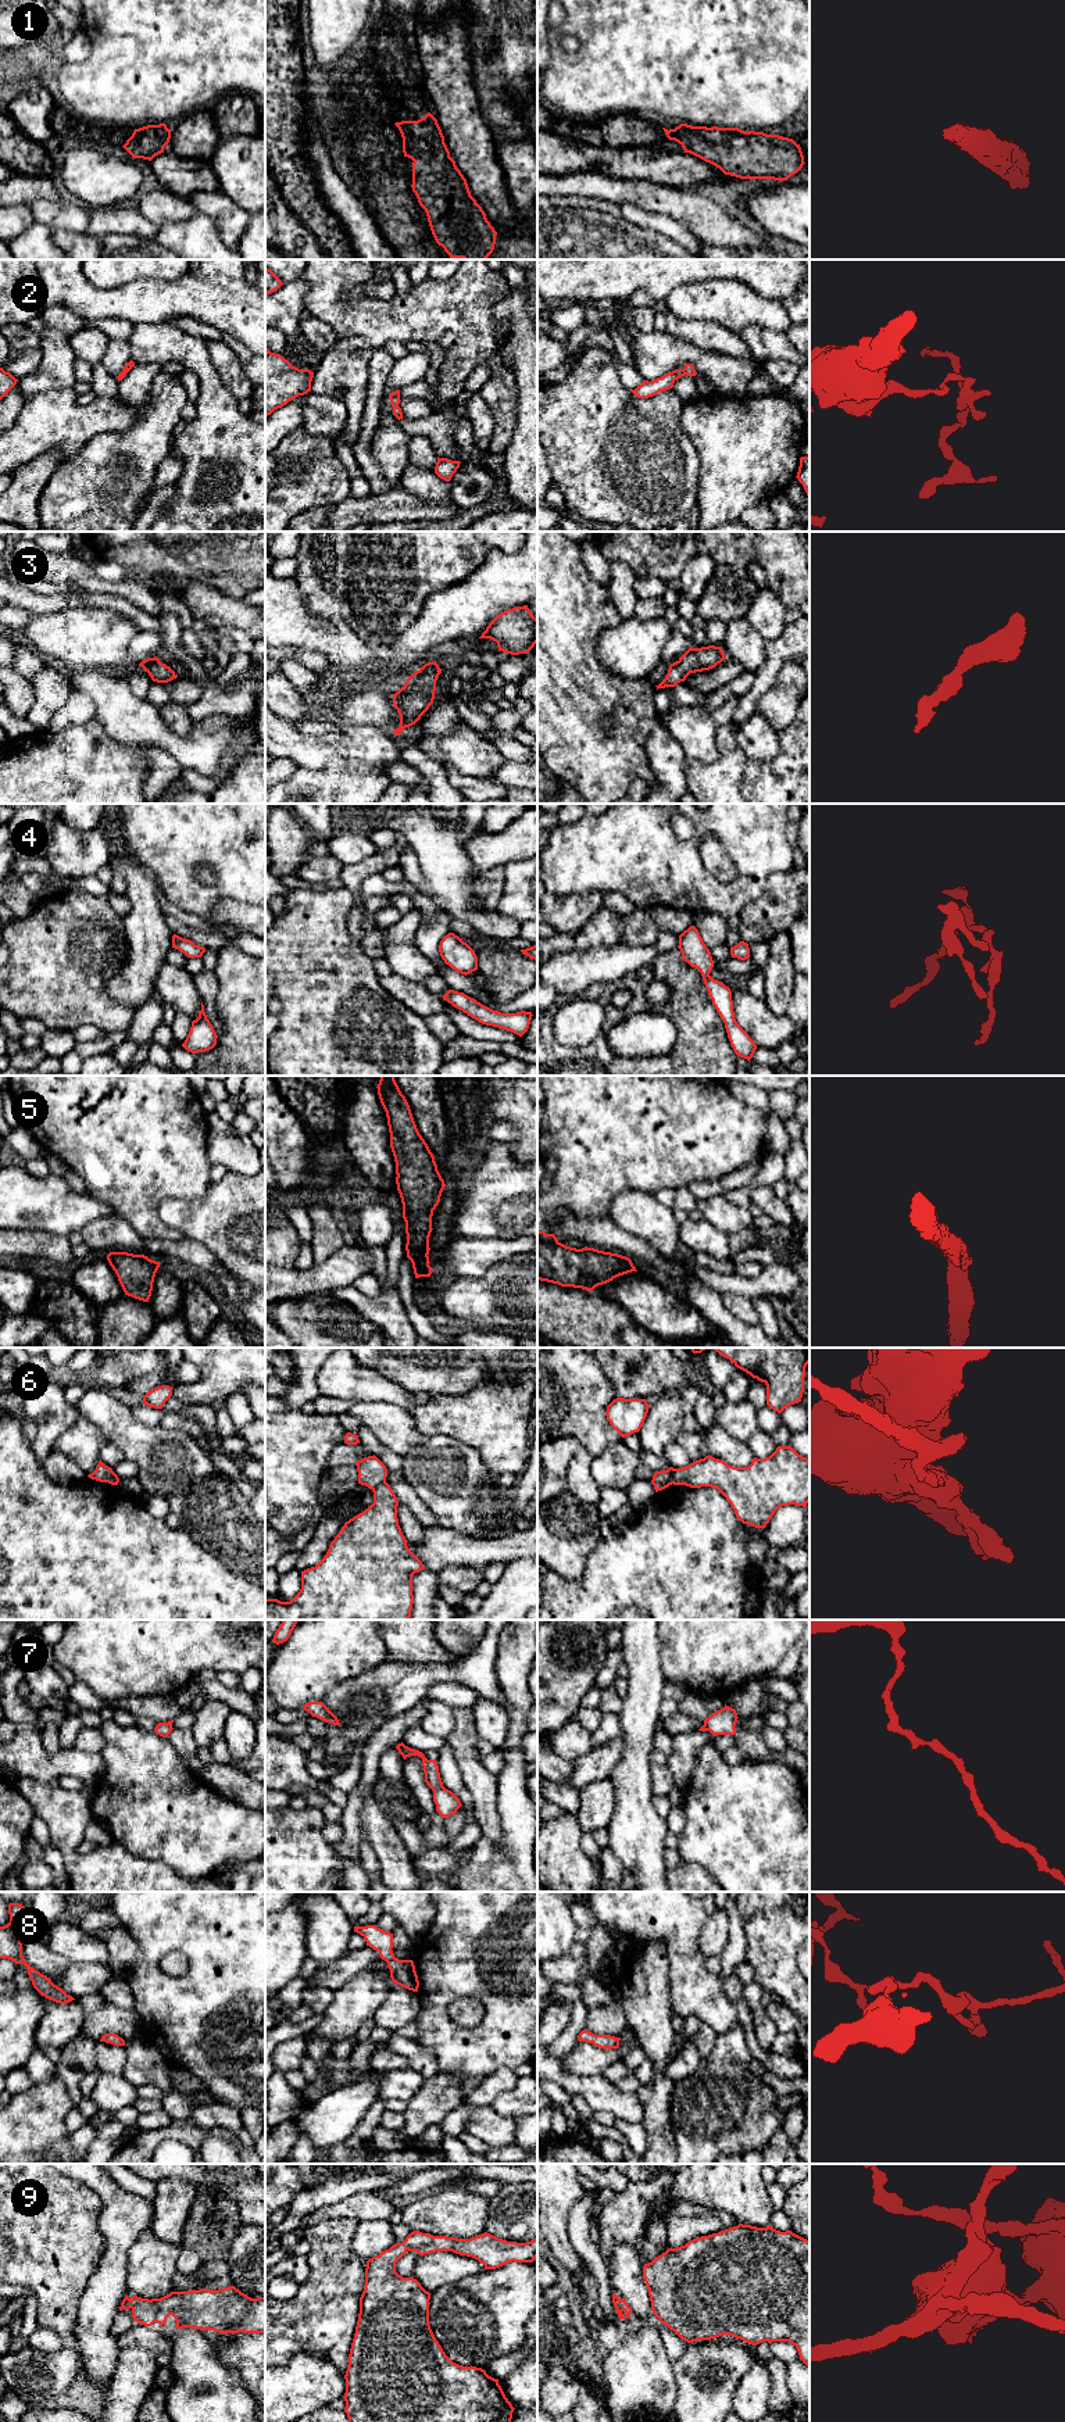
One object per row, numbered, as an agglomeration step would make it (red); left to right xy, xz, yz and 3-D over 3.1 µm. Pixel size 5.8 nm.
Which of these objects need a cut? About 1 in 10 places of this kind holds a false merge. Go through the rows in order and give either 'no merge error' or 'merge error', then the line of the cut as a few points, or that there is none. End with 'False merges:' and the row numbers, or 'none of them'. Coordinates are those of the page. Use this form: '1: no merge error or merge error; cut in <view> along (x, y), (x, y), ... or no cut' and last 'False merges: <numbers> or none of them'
1: no merge error; no cut
2: no merge error; no cut
3: no merge error; no cut
4: no merge error; no cut
5: no merge error; no cut
6: merge error; cut in yz along (675, 1469), (671, 1483)
7: no merge error; no cut
8: no merge error; no cut
9: no merge error; no cut
False merges: 6

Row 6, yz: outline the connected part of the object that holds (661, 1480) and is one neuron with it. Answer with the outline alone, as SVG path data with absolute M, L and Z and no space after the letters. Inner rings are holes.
M669 1467L668 1470L655 1471L651 1480L655 1492L662 1491L672 1485L675 1468Z

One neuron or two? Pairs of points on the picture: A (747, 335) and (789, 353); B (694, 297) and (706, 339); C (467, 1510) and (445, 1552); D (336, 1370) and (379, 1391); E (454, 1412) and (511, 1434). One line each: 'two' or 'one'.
A: one
B: two
C: two
D: one
E: one

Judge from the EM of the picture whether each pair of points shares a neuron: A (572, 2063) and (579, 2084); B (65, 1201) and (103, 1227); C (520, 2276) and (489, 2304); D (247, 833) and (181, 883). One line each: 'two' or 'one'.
A: two
B: two
C: one
D: one

